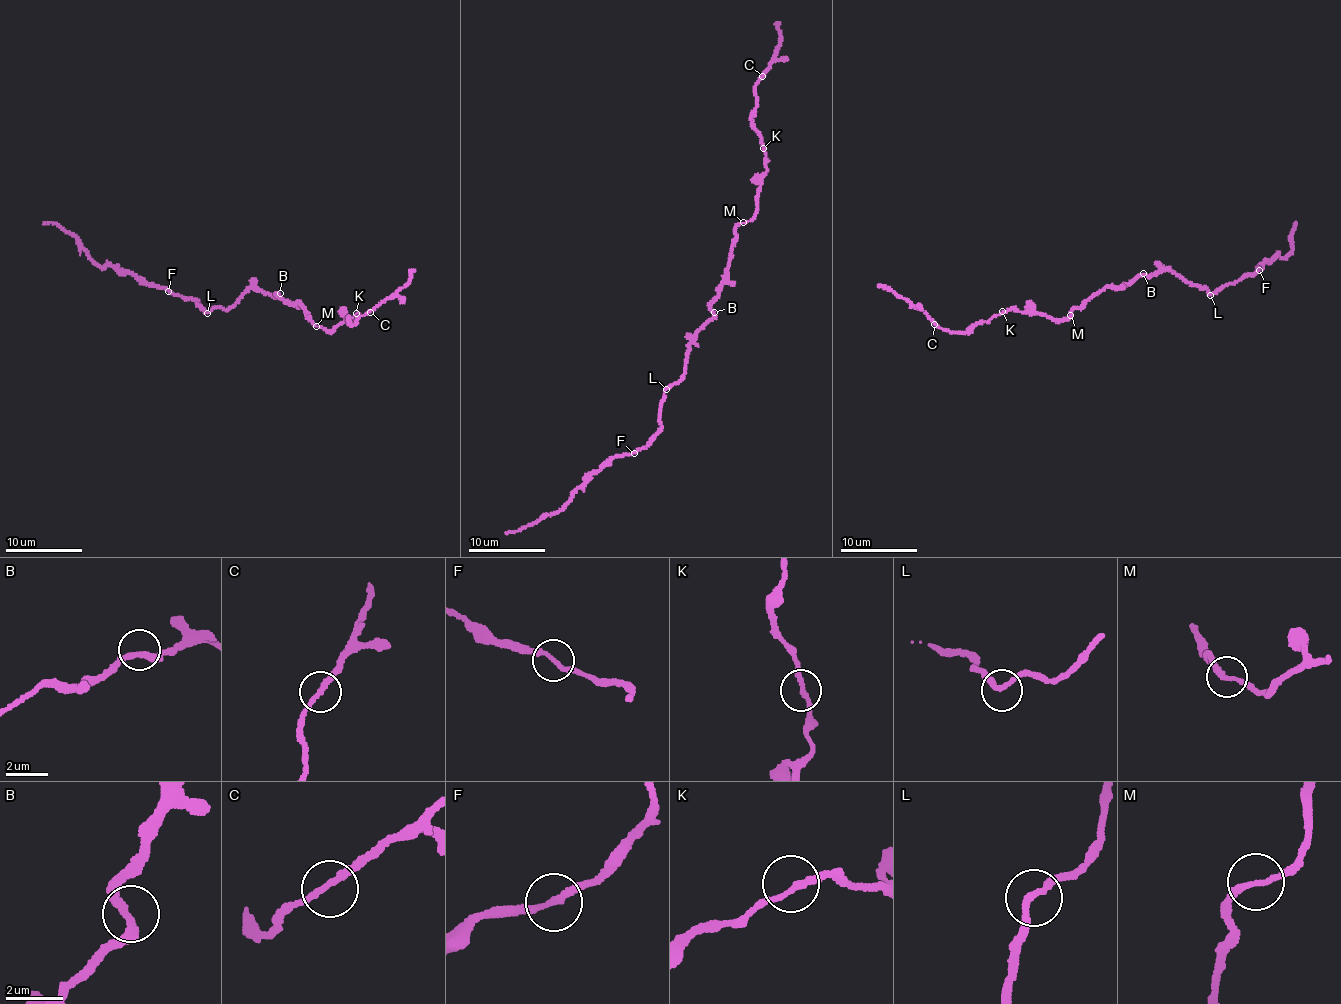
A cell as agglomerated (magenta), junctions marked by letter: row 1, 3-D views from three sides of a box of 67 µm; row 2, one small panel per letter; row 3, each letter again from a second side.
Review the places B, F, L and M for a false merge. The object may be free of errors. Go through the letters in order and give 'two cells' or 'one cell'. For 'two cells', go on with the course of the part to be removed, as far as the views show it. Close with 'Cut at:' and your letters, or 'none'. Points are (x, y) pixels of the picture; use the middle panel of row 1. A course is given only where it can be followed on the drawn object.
B: one cell
F: one cell
L: one cell
M: one cell
Cut at: none

